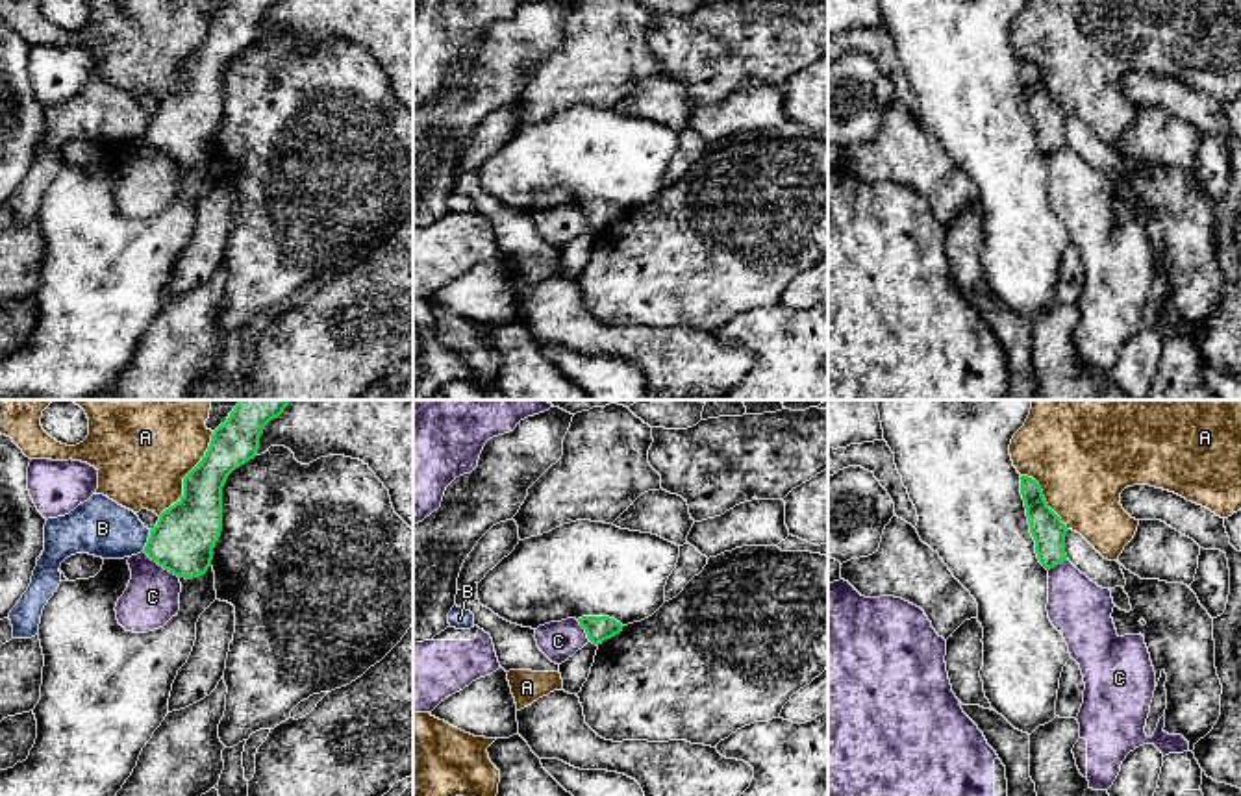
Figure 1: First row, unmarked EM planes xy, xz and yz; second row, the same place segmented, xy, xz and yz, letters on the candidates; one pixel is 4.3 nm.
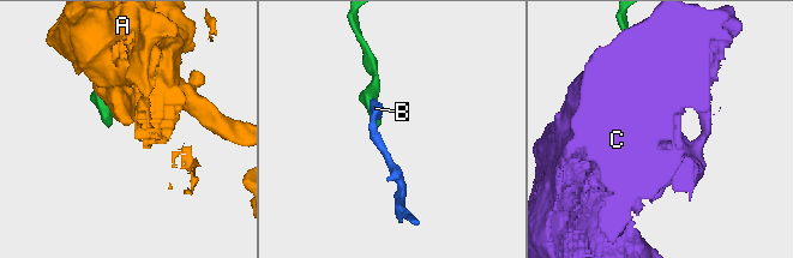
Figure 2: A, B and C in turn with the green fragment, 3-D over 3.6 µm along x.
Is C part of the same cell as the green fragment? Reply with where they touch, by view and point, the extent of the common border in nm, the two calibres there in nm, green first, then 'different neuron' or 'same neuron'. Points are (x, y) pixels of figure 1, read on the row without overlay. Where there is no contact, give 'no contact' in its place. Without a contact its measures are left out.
xy (162, 150) | 200 nm | 280/240 nm | different neuron

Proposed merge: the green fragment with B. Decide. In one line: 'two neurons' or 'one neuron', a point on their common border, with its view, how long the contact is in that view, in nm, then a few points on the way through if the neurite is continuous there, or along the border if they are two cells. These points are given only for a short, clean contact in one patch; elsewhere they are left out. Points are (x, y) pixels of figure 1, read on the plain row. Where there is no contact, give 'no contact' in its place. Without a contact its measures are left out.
two neurons | xy (149, 126) | 100 nm | along xy (150, 115), (149, 126), (141, 136)

